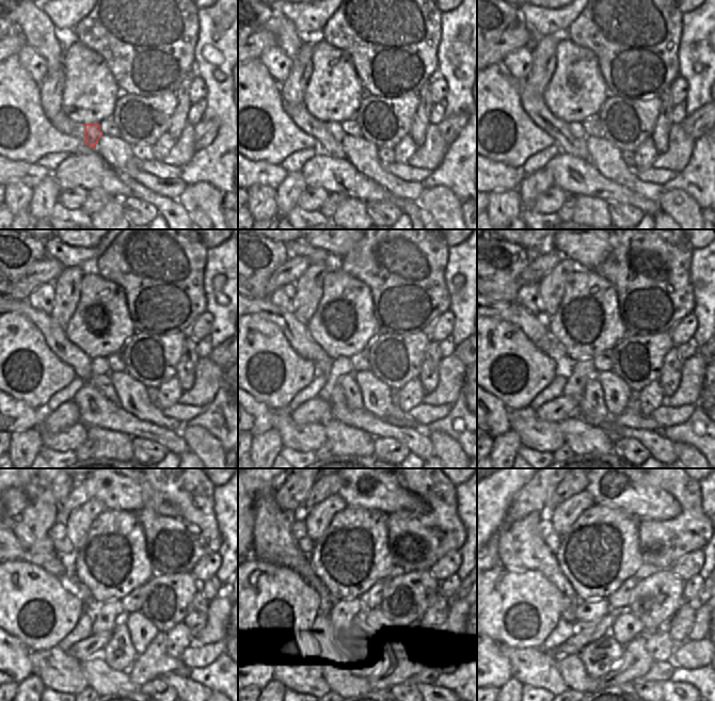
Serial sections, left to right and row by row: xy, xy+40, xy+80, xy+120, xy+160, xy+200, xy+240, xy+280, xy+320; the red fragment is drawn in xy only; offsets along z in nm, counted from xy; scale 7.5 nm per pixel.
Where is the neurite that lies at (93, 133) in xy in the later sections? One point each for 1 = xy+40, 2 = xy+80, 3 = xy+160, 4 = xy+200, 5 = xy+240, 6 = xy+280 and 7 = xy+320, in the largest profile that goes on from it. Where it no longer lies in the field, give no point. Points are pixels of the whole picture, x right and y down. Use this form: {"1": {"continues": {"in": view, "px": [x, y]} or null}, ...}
{"1": {"continues": {"in": "xy+40", "px": [335, 128]}}, "2": {"continues": {"in": "xy+80", "px": [576, 129]}}, "3": {"continues": {"in": "xy+160", "px": [340, 366]}}, "4": {"continues": {"in": "xy+200", "px": [582, 370]}}, "5": {"continues": {"in": "xy+240", "px": [105, 614]}}, "6": {"continues": {"in": "xy+280", "px": [346, 611]}}, "7": {"continues": {"in": "xy+320", "px": [588, 610]}}}

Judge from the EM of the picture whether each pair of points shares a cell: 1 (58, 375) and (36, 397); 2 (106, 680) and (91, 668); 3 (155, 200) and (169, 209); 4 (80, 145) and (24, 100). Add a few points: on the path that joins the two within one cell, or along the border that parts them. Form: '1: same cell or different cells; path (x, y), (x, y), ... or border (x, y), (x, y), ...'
1: same cell; path (52, 380), (41, 392)
2: same cell; path (102, 679), (94, 670)
3: same cell; path (158, 202), (165, 207)
4: same cell; path (64, 143), (57, 141), (32, 116)

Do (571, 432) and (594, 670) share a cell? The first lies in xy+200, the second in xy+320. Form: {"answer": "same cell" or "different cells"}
{"answer": "different cells"}

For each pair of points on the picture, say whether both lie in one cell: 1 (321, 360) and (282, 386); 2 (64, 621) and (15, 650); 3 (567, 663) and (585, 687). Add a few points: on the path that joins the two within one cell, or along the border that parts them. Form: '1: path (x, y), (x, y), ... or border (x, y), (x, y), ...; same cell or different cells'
1: border (294, 349), (315, 366), (316, 375); different cells
2: border (11, 634), (15, 635), (30, 650); different cells
3: path (571, 669), (581, 681); same cell

